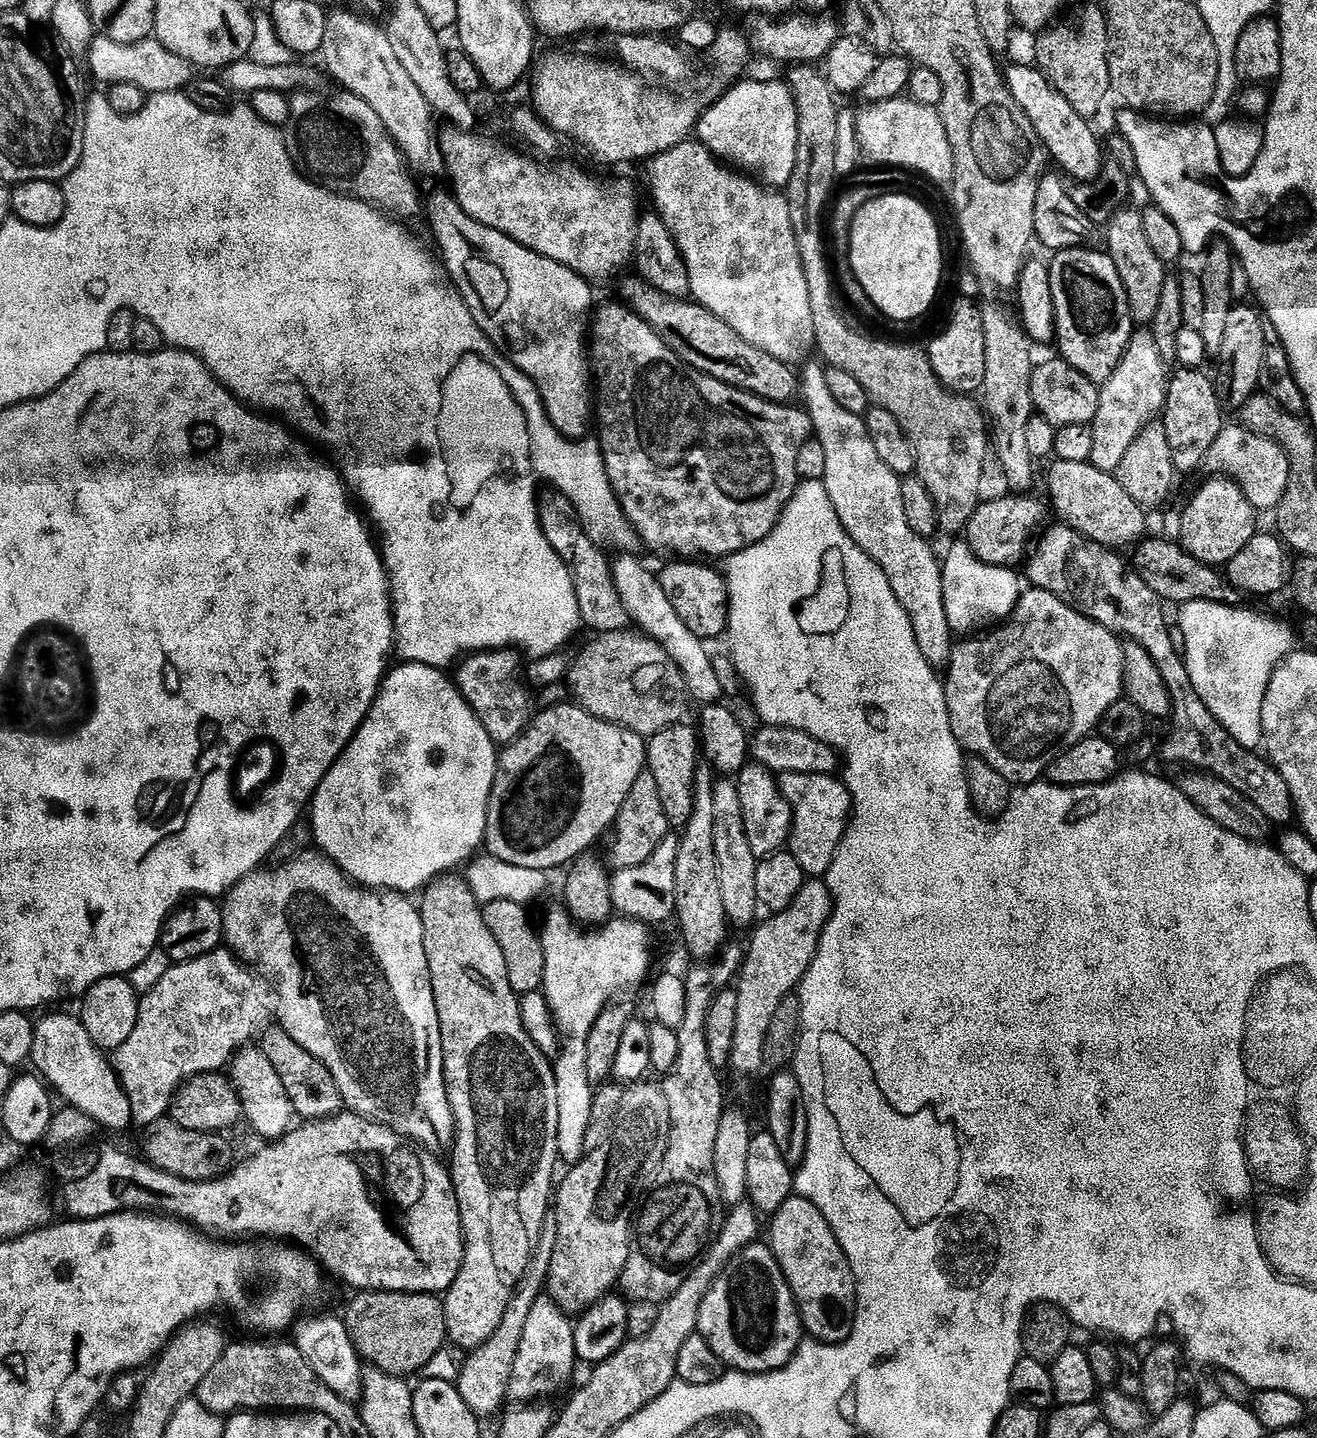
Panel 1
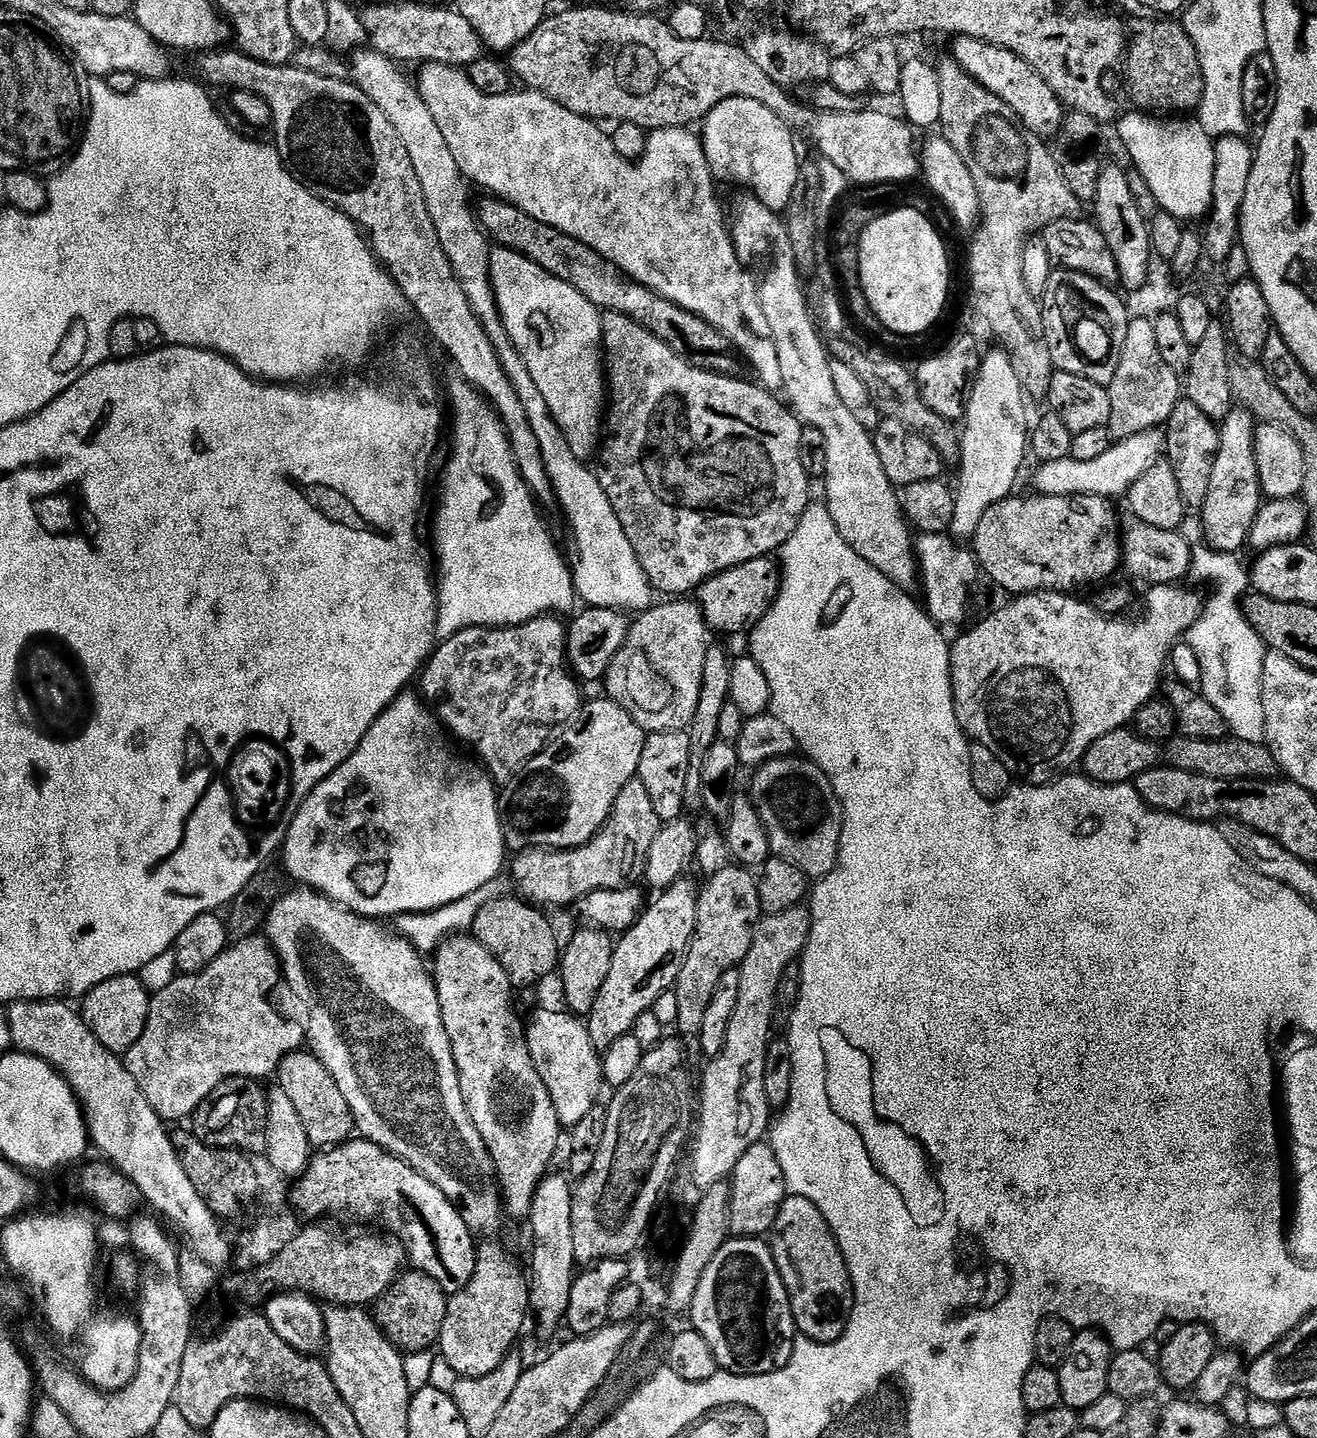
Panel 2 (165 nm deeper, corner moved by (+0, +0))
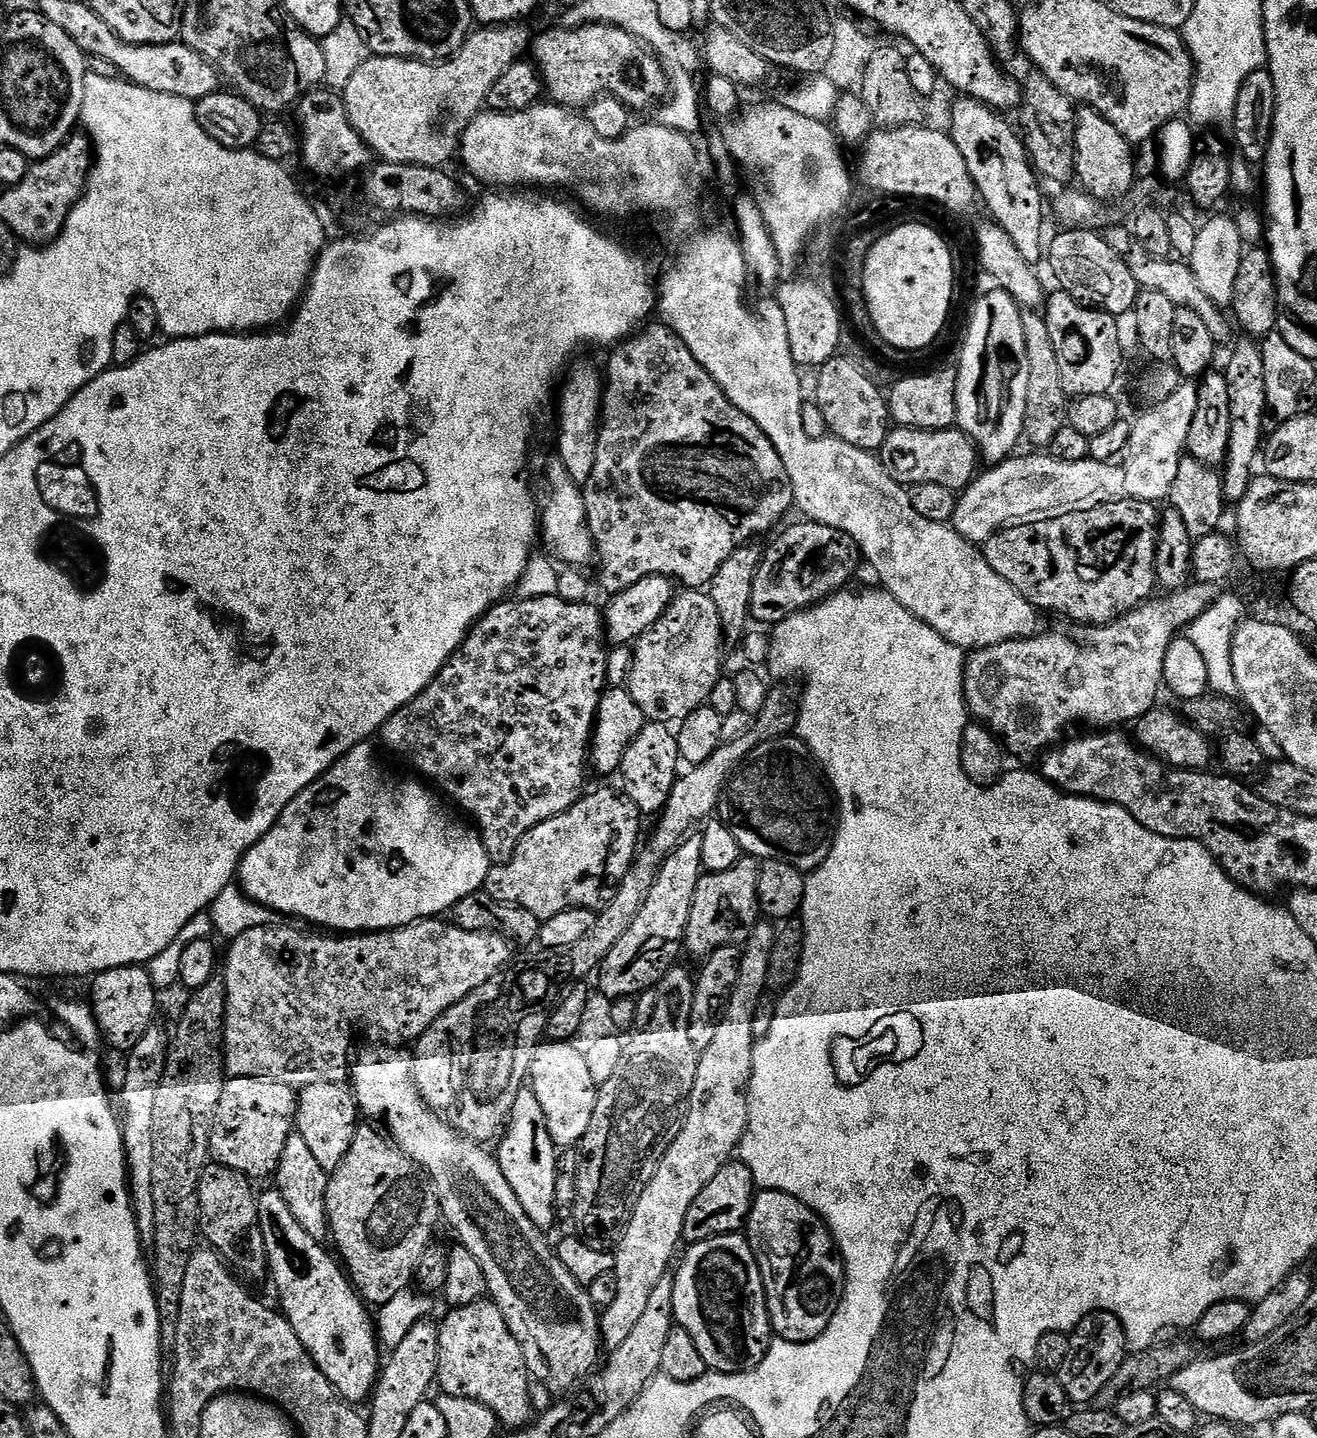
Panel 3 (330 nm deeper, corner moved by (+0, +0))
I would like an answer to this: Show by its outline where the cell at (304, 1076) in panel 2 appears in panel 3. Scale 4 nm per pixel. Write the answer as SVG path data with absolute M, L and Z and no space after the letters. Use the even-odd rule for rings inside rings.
M306 1084L299 1089L295 1131L302 1138L302 1142L310 1146L314 1159L318 1161L318 1166L322 1166L325 1172L331 1174L340 1165L342 1158L346 1158L346 1150L350 1150L356 1137L358 1127L356 1116L358 1117L358 1109L355 1095L344 1084Z

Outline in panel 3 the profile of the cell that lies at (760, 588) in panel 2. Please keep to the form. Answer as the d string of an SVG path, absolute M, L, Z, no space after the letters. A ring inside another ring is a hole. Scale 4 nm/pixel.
M800 523L804 524L790 525L763 553L752 595L751 619L760 623L757 625L775 626L795 612L804 612L834 593L847 589L856 567L862 564L860 548L850 534L825 524Z

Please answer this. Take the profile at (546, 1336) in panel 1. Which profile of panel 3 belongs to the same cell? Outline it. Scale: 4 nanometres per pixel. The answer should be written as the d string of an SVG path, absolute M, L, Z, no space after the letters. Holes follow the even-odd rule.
M524 1087L518 1094L510 1123L499 1144L498 1159L502 1166L502 1174L506 1174L506 1182L510 1182L510 1190L518 1194L518 1202L522 1202L522 1210L526 1210L530 1222L534 1222L534 1226L538 1226L541 1230L554 1227L558 1149L548 1133L546 1114L542 1114L542 1106L538 1106L538 1098L531 1087Z

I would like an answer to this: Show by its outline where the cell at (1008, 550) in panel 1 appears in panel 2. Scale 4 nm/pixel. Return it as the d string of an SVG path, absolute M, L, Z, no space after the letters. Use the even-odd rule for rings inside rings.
M1031 494L1032 496L1028 496L1025 498L1025 500L1016 500L1017 498L1009 498L1006 500L1003 500L1002 502L998 502L994 506L990 506L986 510L986 514L982 514L982 522L978 522L978 530L976 533L970 537L970 548L971 551L974 553L976 557L976 563L980 566L980 571L983 573L985 577L989 576L990 579L993 580L994 583L997 584L1000 588L1005 588L1006 591L1012 592L1008 593L1011 594L1013 597L1018 596L1026 596L1029 594L1072 594L1075 592L1072 592L1075 590L1075 588L1088 588L1091 586L1091 584L1100 584L1103 585L1105 582L1103 580L1108 580L1111 578L1112 575L1115 574L1117 571L1118 573L1121 571L1122 568L1122 520L1121 517L1116 517L1116 508L1111 499L1106 496L1041 496L1039 494Z

